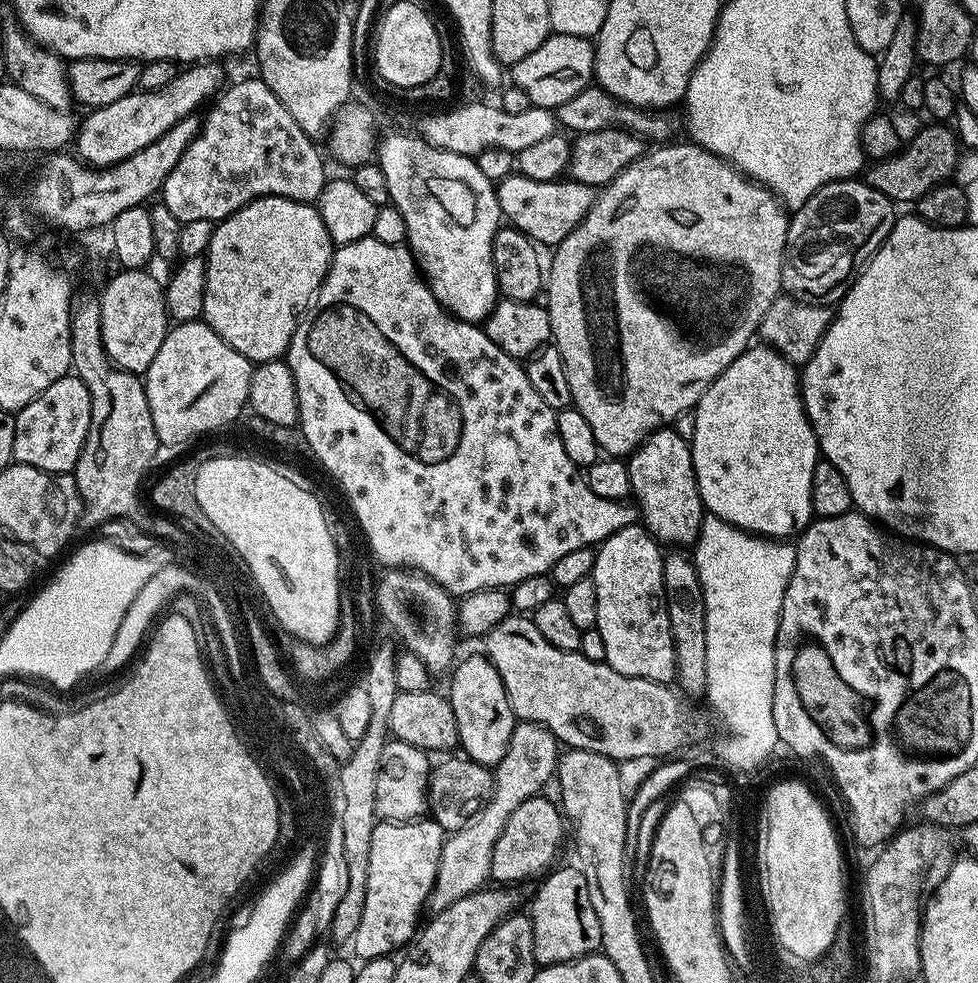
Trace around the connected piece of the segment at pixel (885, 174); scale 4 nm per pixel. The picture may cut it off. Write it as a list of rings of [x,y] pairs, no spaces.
[[[932,122],[929,128],[924,128],[912,141],[905,143],[895,156],[888,156],[885,160],[877,160],[867,169],[867,187],[886,194],[897,205],[911,205],[922,199],[927,192],[934,190],[945,182],[953,179],[952,171],[960,160],[962,145],[957,134],[947,123]]]

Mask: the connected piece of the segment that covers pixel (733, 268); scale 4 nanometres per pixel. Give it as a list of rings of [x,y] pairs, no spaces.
[[[695,142],[676,143],[653,147],[656,148],[653,152],[651,149],[639,160],[632,161],[616,175],[615,180],[603,185],[586,218],[573,232],[566,234],[561,244],[555,245],[552,268],[550,264],[546,272],[552,340],[566,366],[566,382],[570,382],[572,404],[580,411],[582,418],[586,418],[590,430],[594,430],[594,442],[598,442],[601,453],[612,458],[631,456],[651,432],[671,425],[684,412],[692,412],[704,391],[728,369],[730,362],[734,362],[750,347],[759,333],[766,310],[770,310],[770,302],[774,302],[782,292],[780,279],[788,246],[790,219],[784,205],[770,189],[749,180],[721,156],[707,152]]]

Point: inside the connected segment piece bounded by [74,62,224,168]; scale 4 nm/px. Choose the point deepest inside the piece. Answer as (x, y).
(110, 134)

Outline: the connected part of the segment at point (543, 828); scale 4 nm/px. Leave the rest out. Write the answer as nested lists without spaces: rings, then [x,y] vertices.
[[[541,794],[522,802],[522,806],[510,814],[502,834],[498,834],[498,842],[494,842],[494,858],[490,858],[491,879],[497,880],[497,885],[516,886],[512,884],[520,884],[531,876],[539,877],[557,863],[556,855],[560,852],[564,832],[566,836],[566,820],[557,801],[547,800],[546,797]]]

